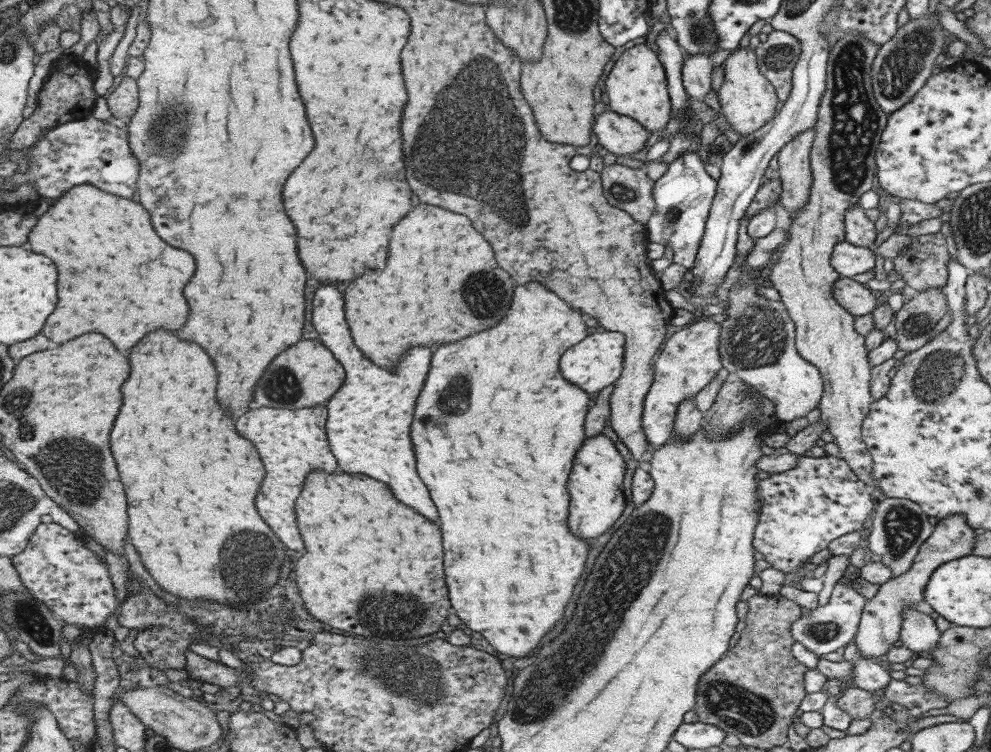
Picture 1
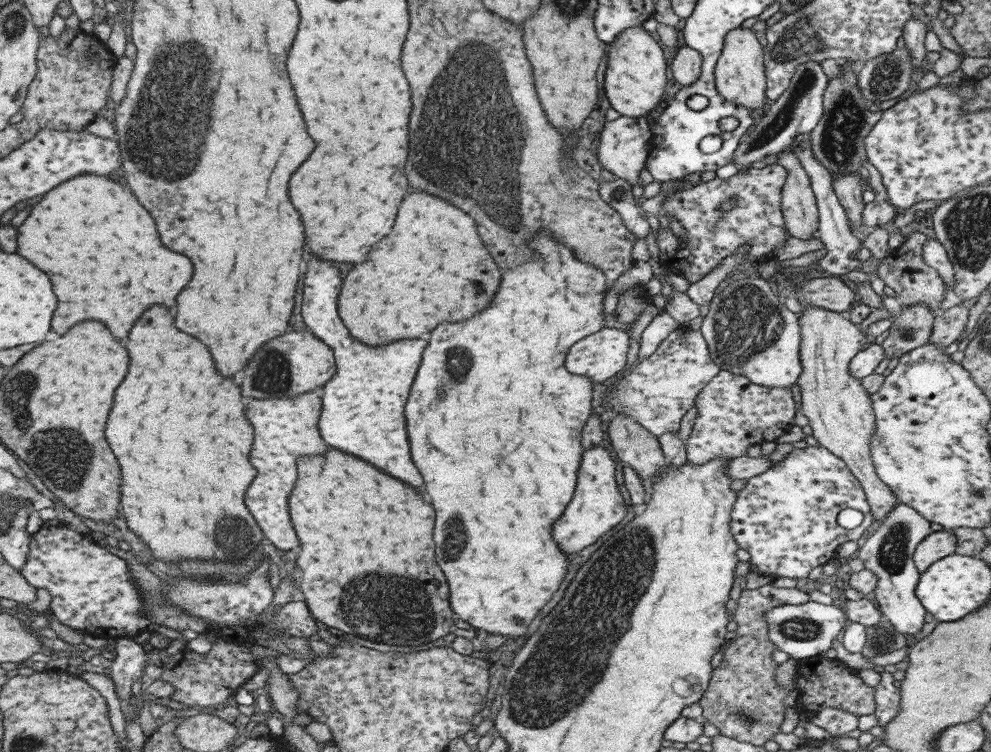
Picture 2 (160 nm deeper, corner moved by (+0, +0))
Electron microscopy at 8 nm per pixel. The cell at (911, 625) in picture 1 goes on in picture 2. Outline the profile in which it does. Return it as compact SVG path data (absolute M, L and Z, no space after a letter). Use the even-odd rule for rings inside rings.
M898 502L890 513L885 515L877 530L856 550L856 558L861 560L863 568L873 573L876 578L870 600L897 632L909 634L912 638L927 621L927 612L914 595L920 574L915 568L912 554L917 544L925 538L929 525L916 510Z

